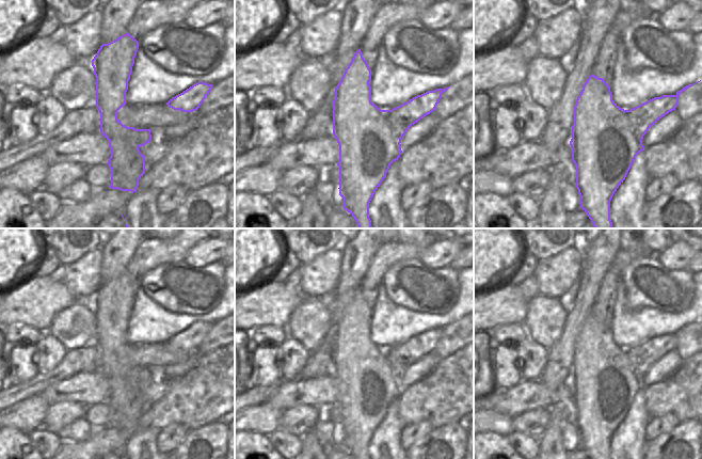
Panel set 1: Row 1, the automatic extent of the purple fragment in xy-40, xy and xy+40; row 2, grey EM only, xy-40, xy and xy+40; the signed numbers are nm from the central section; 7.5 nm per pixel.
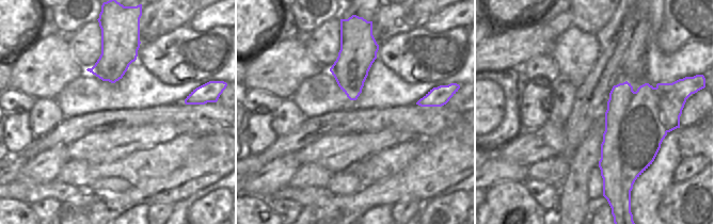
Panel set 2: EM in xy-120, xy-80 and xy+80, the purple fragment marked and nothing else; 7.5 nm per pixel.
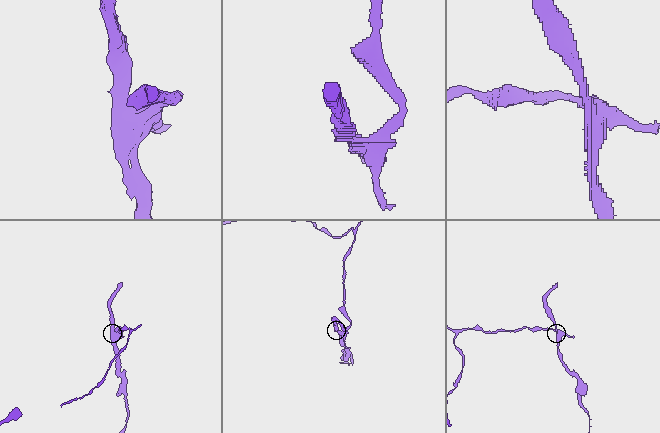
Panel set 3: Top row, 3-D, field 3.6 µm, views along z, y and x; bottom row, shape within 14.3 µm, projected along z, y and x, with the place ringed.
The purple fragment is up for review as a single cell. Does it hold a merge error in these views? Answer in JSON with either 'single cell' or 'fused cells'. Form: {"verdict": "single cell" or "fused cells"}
{"verdict": "fused cells"}

